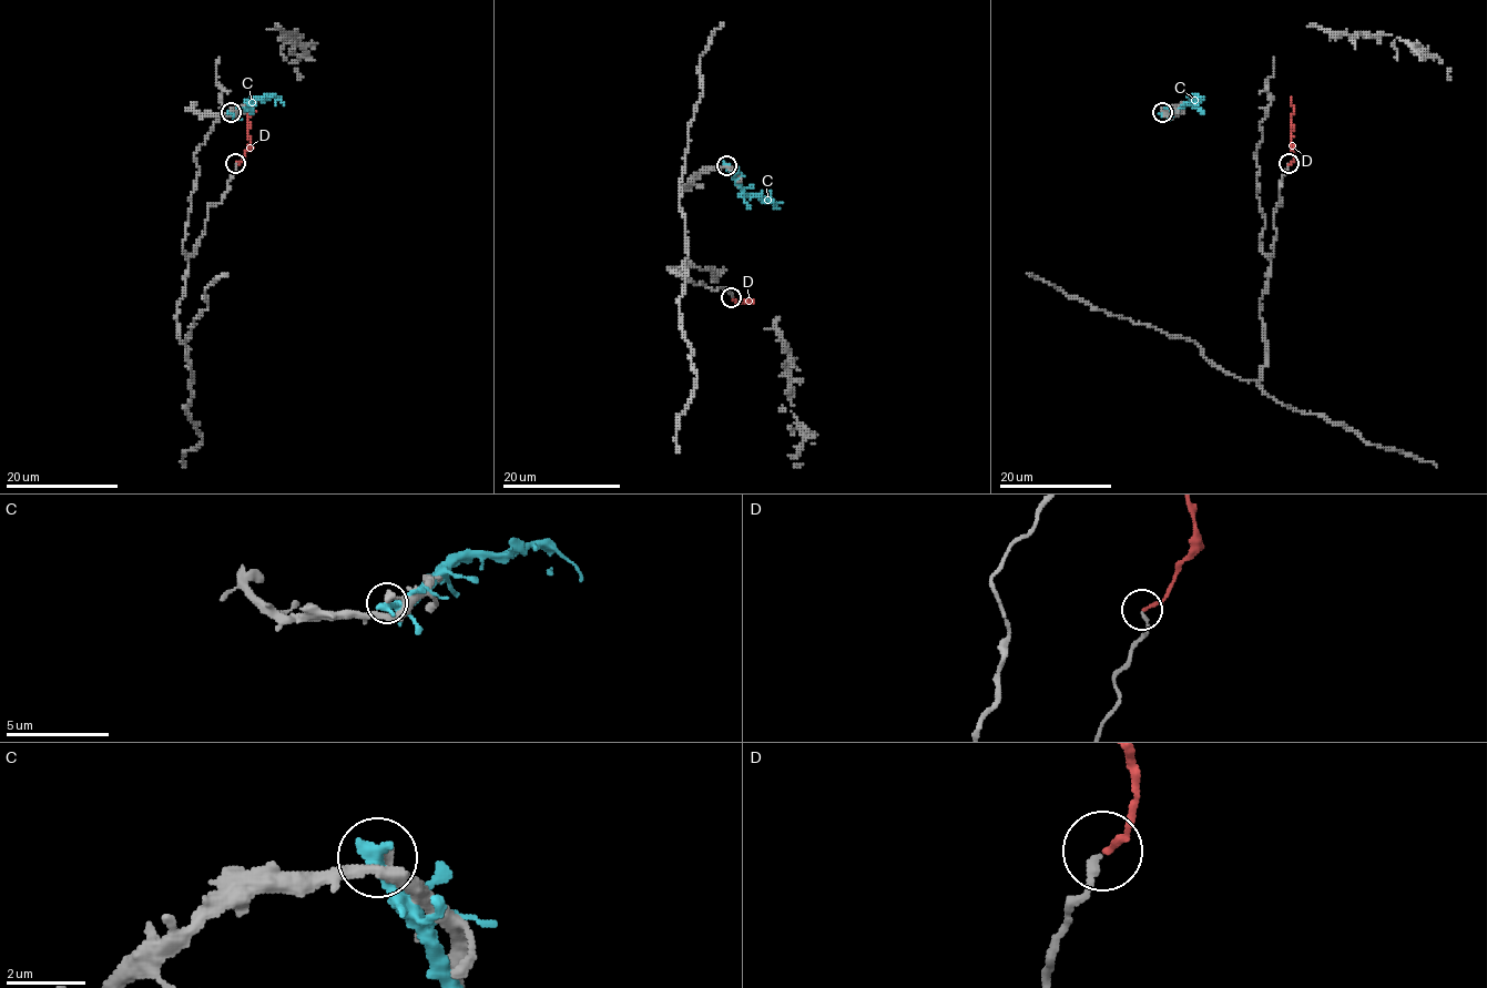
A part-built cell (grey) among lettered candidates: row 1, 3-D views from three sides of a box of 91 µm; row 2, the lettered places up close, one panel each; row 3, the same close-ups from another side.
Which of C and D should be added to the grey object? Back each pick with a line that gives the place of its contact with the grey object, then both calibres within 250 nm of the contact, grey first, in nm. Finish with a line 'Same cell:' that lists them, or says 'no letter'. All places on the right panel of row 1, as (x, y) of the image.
D: Touches grey at (1289, 163). Thickness 170 nm (grey) against 140 nm
Same cell: D

